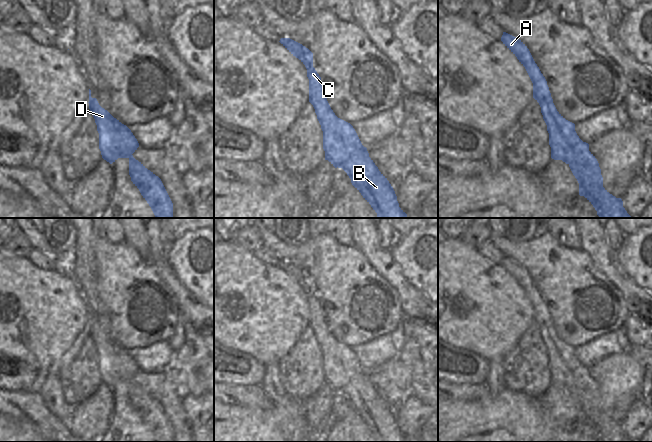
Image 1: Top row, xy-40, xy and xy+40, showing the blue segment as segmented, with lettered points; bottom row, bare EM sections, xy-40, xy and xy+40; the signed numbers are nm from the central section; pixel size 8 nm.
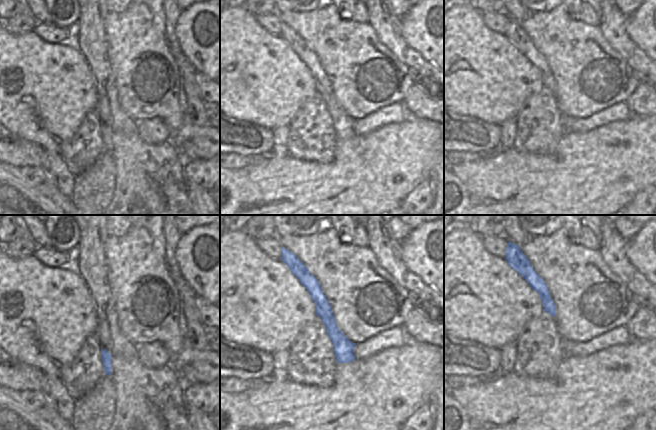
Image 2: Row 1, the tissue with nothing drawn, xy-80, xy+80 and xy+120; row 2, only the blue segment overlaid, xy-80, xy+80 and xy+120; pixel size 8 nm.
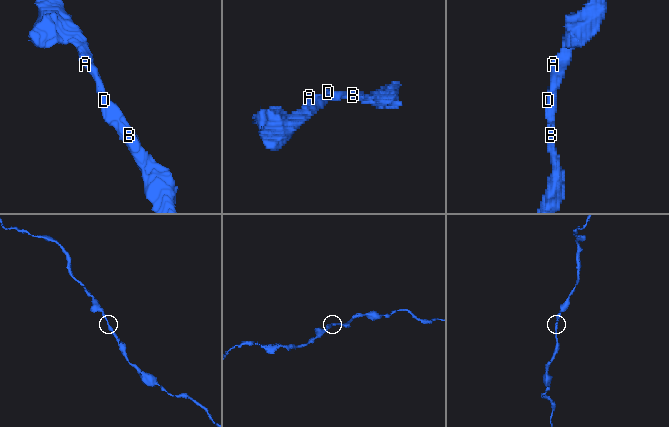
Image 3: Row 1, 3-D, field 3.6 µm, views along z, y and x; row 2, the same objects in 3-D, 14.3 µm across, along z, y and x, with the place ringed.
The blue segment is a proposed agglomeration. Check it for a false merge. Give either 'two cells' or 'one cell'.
one cell

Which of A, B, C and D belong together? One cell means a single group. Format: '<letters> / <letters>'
A B C D

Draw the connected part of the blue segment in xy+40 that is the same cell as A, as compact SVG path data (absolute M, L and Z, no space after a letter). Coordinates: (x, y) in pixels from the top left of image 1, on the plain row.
M503 256L501 265L525 291L533 307L533 322L541 331L549 357L551 382L569 389L579 407L579 419L593 429L599 442L632 442L623 431L622 423L616 422L603 411L601 393L589 375L589 368L579 362L575 348L557 335L547 305L527 270L506 256Z

